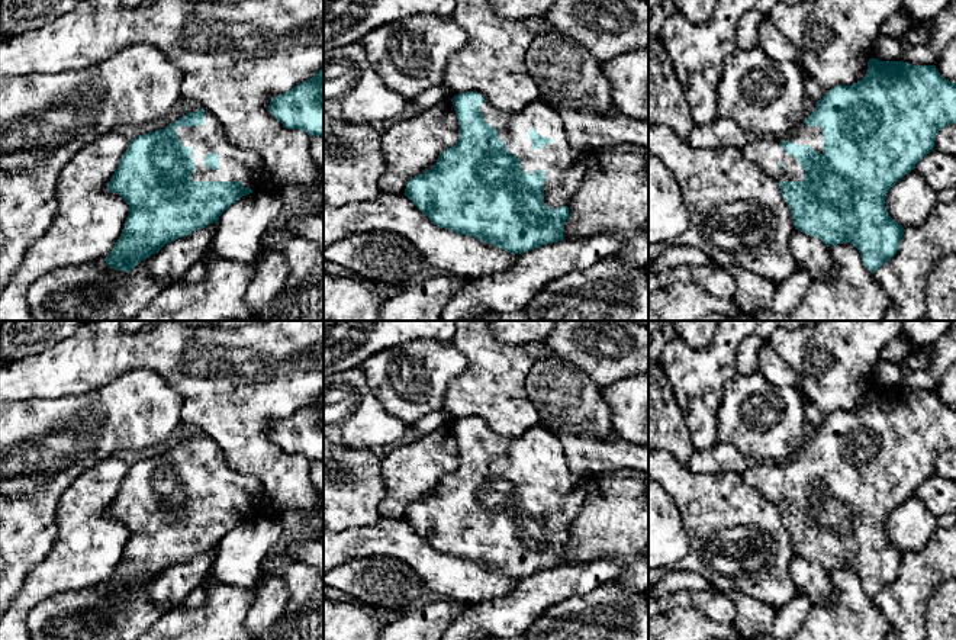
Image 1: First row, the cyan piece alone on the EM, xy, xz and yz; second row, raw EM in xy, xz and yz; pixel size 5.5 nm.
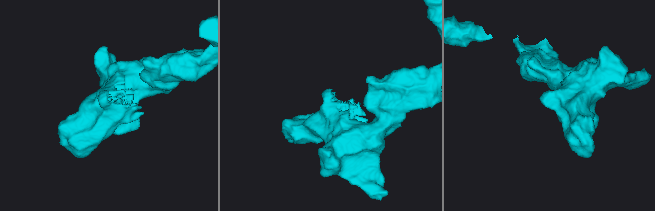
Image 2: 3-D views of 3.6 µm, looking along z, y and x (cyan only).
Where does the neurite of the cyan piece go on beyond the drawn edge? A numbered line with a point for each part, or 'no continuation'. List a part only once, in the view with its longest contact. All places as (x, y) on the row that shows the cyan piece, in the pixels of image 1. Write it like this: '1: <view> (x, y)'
1: xz (565, 166)

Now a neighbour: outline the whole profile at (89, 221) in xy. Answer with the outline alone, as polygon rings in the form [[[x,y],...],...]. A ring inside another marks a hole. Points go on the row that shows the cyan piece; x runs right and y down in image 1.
[[[110,131],[83,147],[61,170],[57,183],[55,218],[44,235],[26,250],[20,266],[0,292],[0,321],[35,321],[26,293],[38,279],[62,267],[104,260],[112,251],[129,215],[129,205],[122,196],[110,193],[106,186],[118,170],[129,142],[125,135]]]

